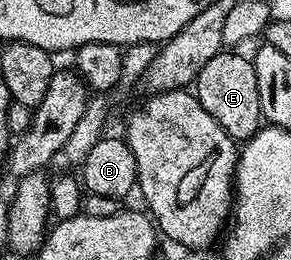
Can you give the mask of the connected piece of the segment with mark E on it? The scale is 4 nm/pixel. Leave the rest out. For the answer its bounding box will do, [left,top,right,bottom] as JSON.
[193,50,261,142]

